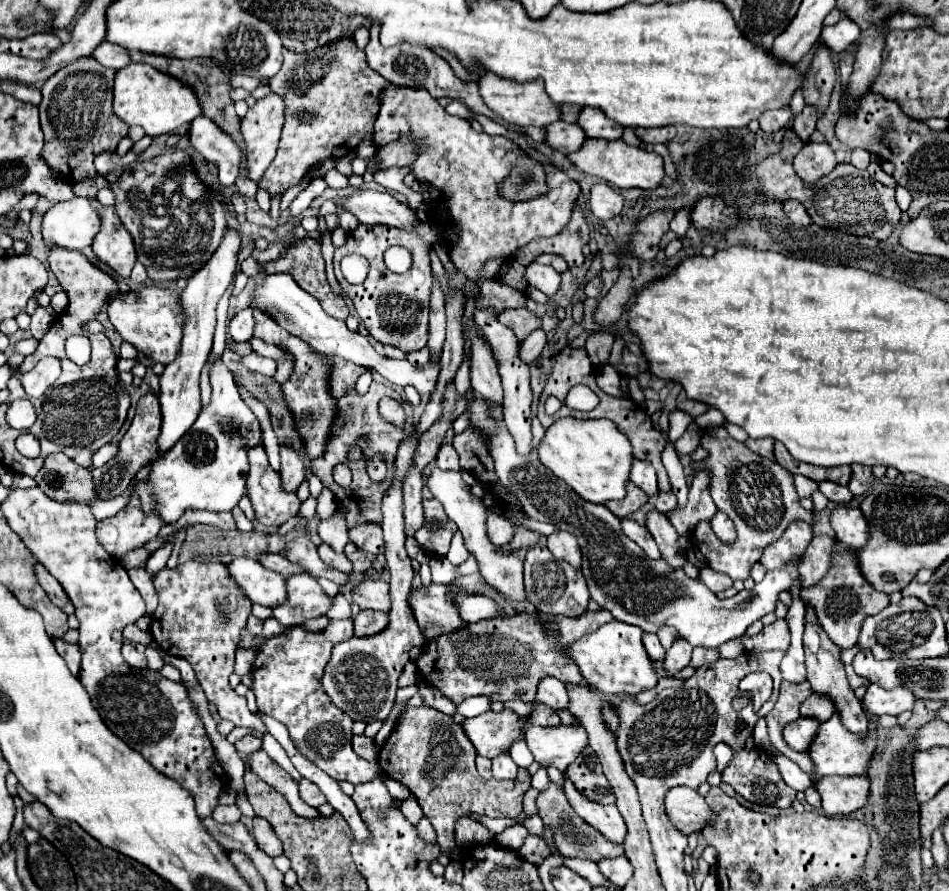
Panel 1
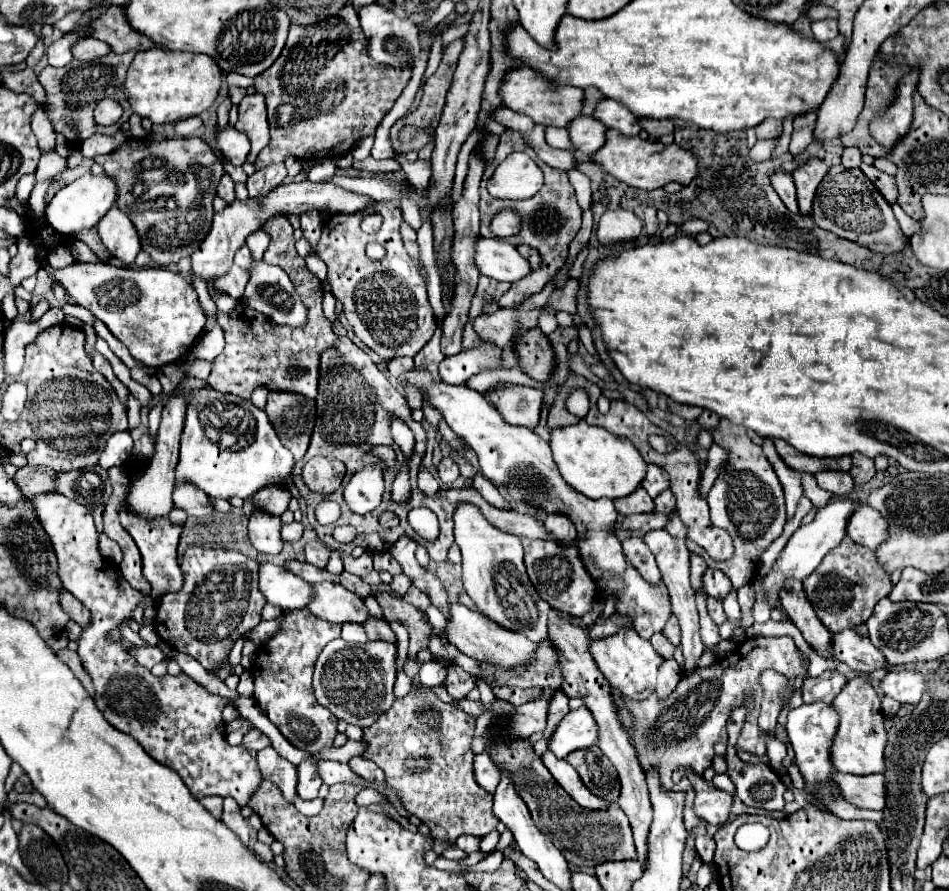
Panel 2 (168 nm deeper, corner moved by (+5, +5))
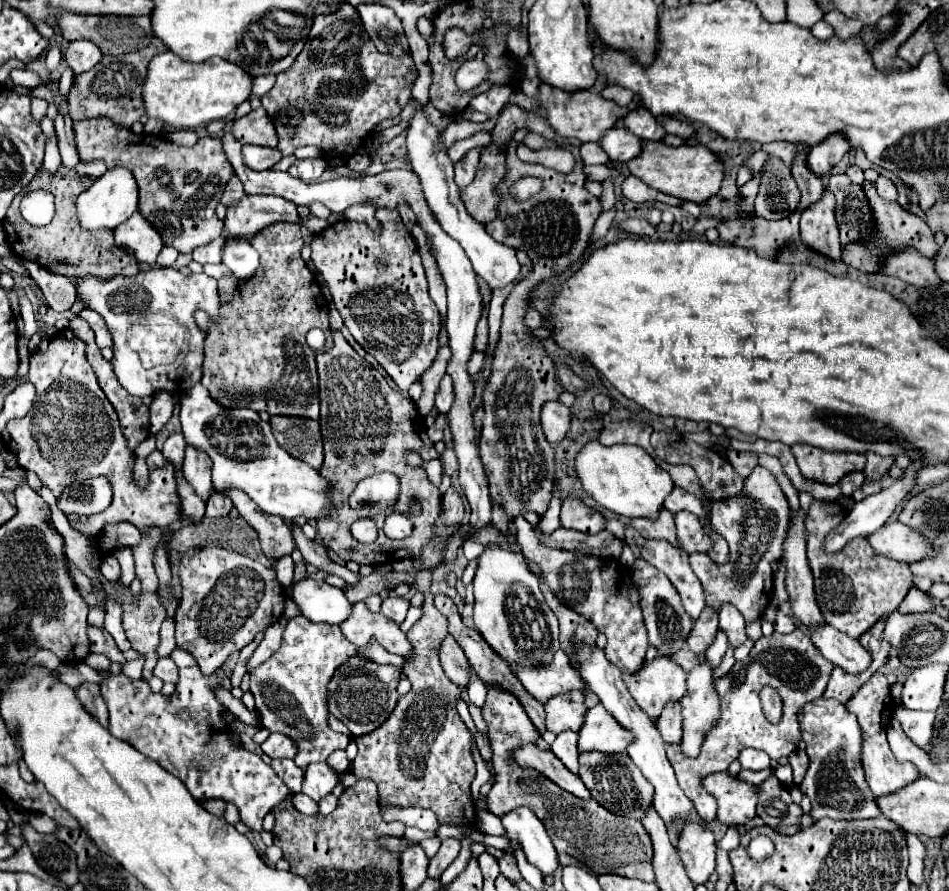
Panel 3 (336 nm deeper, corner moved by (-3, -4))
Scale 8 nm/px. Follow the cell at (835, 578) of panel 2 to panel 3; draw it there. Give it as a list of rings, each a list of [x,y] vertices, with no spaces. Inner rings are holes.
[[[835,501],[811,503],[809,517],[805,521],[807,557],[815,577],[817,603],[825,621],[851,637],[861,637],[865,631],[873,627],[873,623],[877,623],[879,619],[883,619],[885,615],[893,613],[899,607],[909,587],[913,585],[911,583],[913,575],[907,563],[897,563],[895,559],[875,555],[867,539],[853,539],[853,543],[847,543],[845,551],[841,551],[839,555],[825,555],[821,551],[823,539],[843,519],[843,515],[847,515],[847,509],[843,509]]]

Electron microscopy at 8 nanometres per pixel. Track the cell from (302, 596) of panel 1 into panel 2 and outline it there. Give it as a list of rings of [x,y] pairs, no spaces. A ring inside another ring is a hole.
[[[321,582],[313,584],[313,590],[315,598],[307,608],[321,620],[333,624],[345,624],[345,622],[365,624],[371,618],[363,600],[357,594],[345,590],[341,584]]]

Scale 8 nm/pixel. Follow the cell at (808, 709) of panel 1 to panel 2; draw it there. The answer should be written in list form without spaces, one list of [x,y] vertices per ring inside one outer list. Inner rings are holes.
[[[827,670],[817,678],[805,678],[803,682],[803,702],[811,704],[811,702],[825,702],[831,704],[833,698],[845,688],[849,680],[837,672],[837,670]]]

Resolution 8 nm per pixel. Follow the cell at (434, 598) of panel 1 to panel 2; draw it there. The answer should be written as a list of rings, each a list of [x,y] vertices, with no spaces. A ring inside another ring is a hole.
[[[449,604],[449,612],[451,612],[451,618],[447,618],[447,638],[469,658],[495,664],[505,670],[517,670],[519,666],[529,666],[531,660],[535,658],[537,644],[527,640],[523,634],[505,630],[495,622],[491,622],[489,618],[483,618],[483,614],[473,612],[463,604]]]

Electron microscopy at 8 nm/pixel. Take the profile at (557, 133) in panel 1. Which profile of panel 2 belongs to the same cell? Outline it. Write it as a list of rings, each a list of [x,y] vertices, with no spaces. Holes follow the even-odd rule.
[[[579,116],[569,124],[573,146],[581,154],[585,154],[585,158],[591,158],[605,144],[605,132],[607,126],[603,126],[597,118],[591,116]]]

